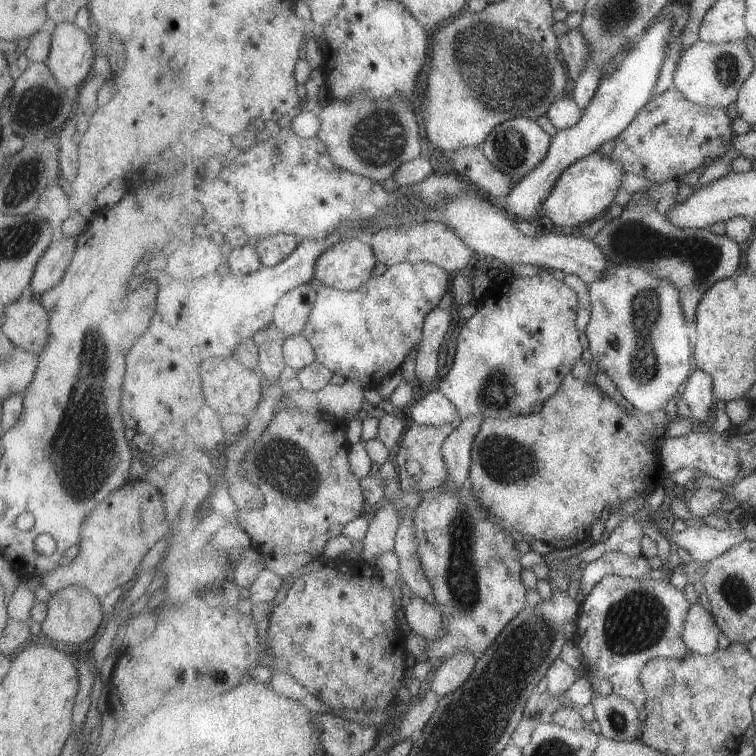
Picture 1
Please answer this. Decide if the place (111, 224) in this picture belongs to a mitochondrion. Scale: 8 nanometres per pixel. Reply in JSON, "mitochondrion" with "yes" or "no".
{"mitochondrion":"no"}

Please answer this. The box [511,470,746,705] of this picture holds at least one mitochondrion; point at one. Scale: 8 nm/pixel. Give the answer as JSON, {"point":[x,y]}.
{"point":[636,622]}

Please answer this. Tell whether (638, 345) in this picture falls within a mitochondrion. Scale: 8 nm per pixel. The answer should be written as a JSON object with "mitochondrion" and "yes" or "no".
{"mitochondrion":"yes"}

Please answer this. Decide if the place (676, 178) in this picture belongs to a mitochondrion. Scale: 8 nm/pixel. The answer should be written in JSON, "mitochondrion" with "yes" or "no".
{"mitochondrion":"no"}

